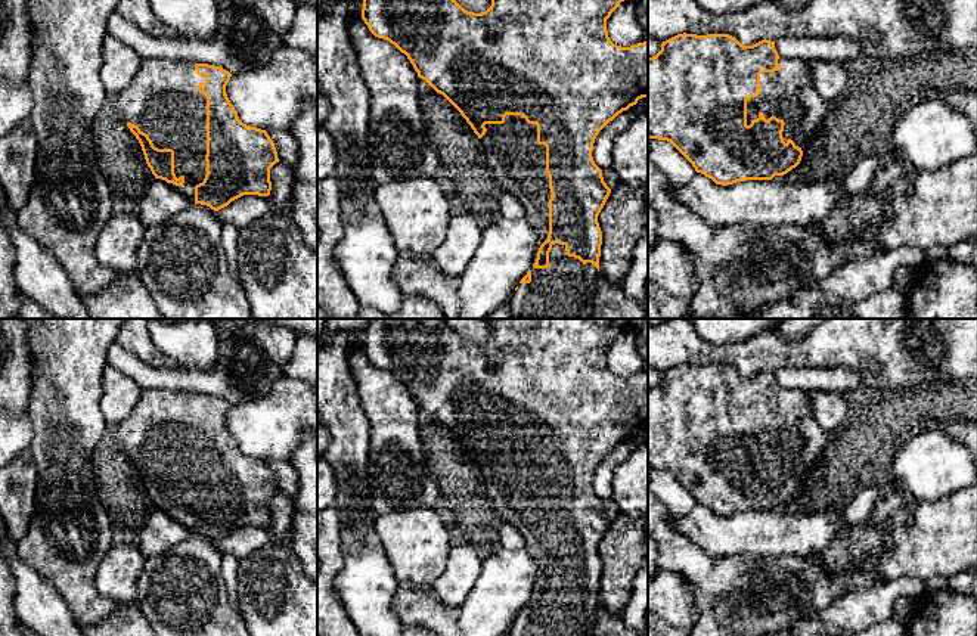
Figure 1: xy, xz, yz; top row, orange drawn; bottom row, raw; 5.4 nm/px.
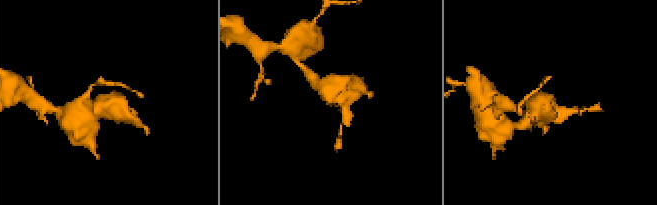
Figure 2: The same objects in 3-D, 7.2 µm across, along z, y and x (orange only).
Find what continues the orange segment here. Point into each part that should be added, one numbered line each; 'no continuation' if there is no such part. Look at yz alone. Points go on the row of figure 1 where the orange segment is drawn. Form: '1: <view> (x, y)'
1: yz (788, 95)

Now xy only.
1: xy (163, 101)

